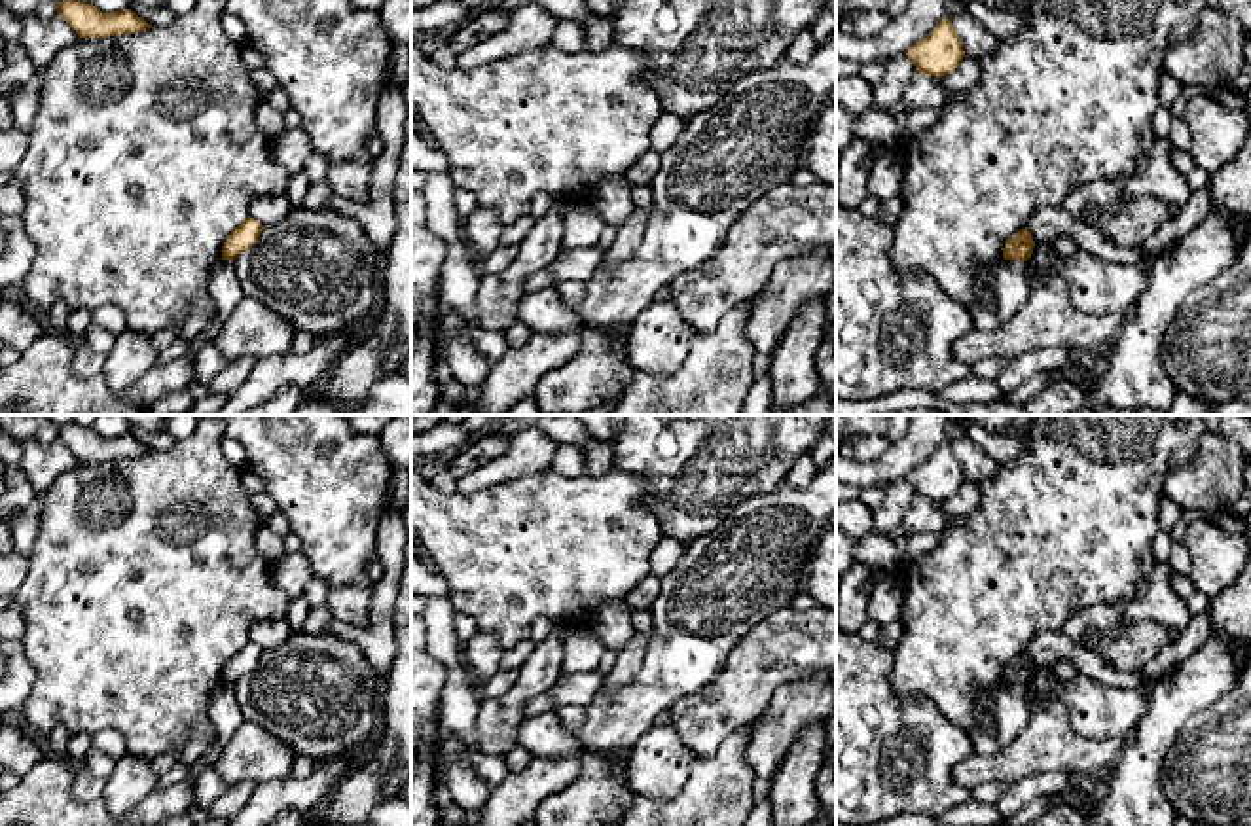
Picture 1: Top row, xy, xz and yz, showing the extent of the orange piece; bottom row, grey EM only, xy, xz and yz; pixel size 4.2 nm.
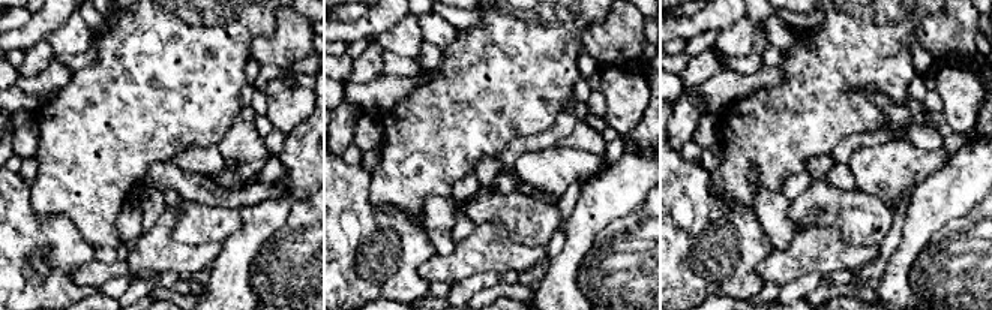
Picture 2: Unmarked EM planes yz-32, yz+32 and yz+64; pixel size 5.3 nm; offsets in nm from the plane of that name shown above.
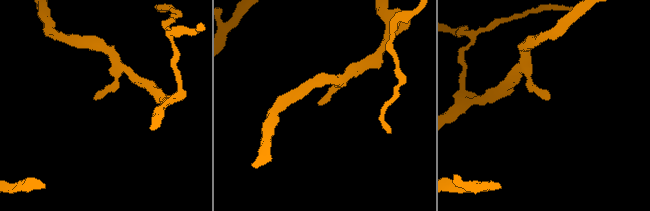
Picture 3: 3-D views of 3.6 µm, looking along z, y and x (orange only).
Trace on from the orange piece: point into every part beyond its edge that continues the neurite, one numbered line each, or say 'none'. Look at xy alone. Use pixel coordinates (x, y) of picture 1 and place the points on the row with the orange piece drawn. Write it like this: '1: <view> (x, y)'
none

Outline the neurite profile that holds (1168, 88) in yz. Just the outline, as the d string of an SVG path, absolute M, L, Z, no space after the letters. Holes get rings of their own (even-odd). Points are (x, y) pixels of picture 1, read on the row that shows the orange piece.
M1164 70L1158 81L1158 99L1160 104L1169 108L1181 93L1181 83Z

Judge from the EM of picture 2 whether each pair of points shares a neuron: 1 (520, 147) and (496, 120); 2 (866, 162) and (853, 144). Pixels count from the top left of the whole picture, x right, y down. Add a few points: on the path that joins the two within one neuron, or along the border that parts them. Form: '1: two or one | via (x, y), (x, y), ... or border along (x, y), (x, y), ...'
1: two | border along (547, 129), (538, 134), (515, 137), (497, 156)
2: two | border along (890, 140), (881, 144), (860, 146), (847, 163)

